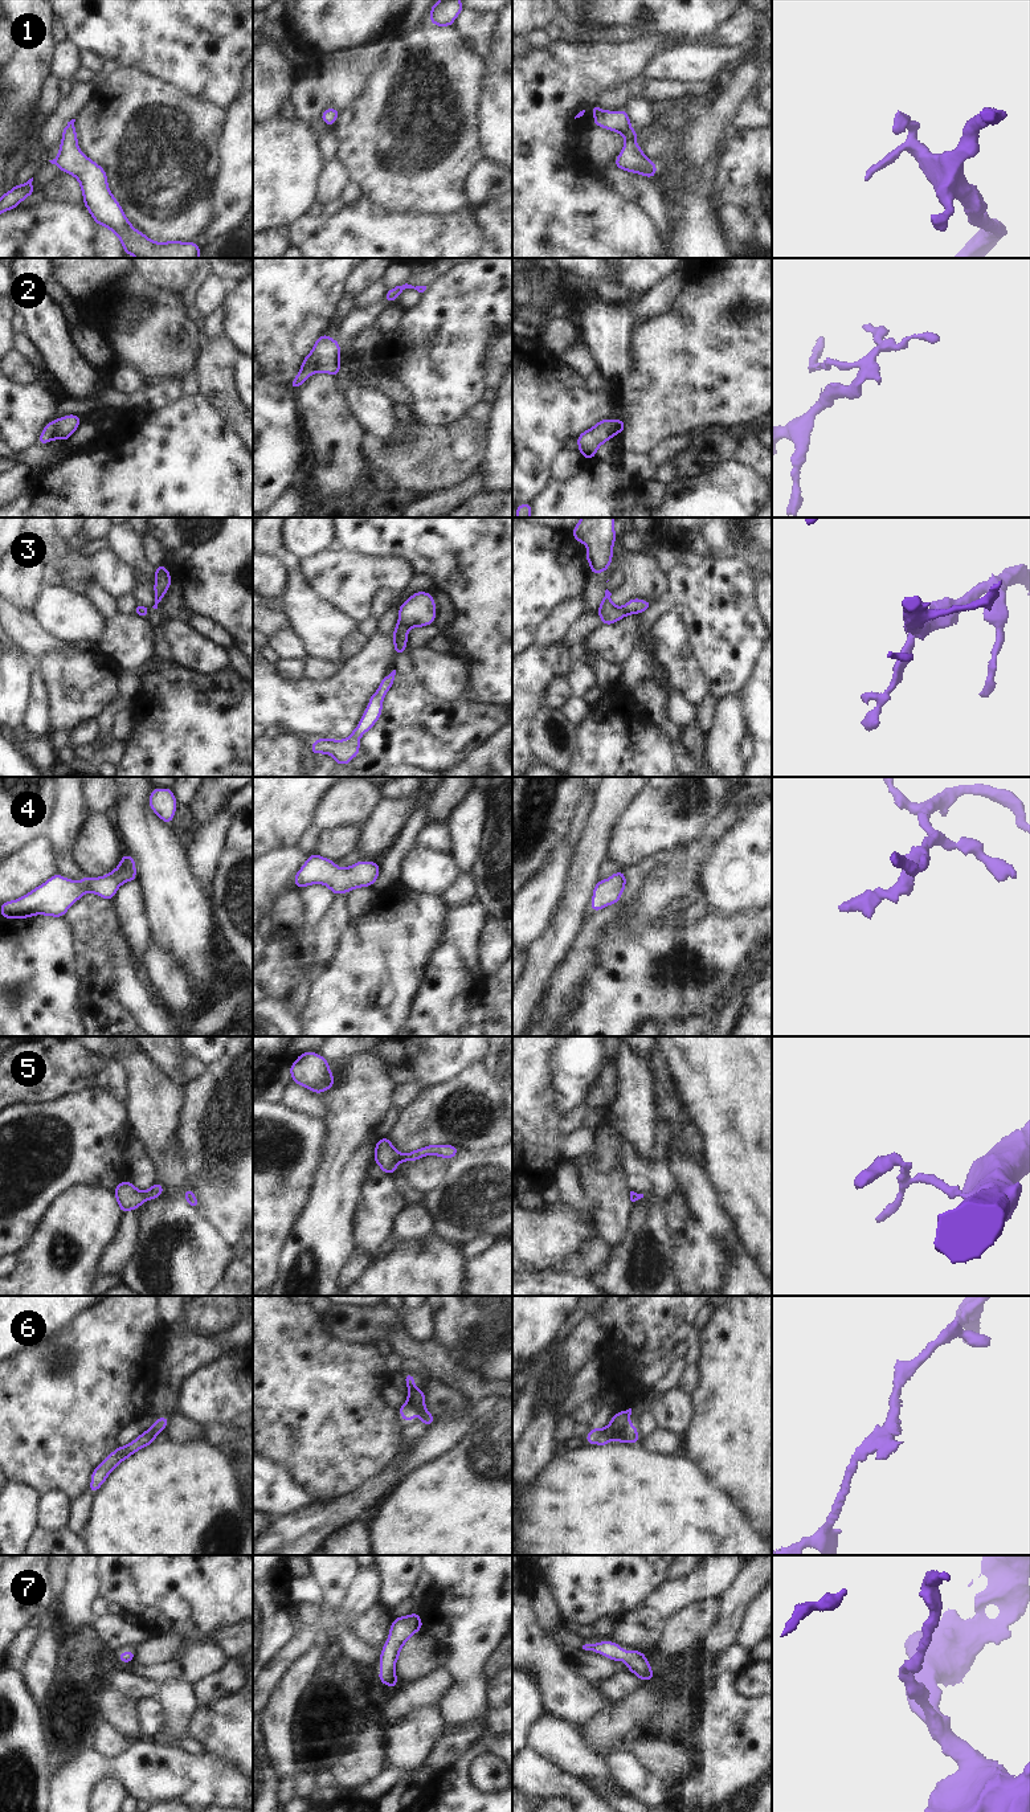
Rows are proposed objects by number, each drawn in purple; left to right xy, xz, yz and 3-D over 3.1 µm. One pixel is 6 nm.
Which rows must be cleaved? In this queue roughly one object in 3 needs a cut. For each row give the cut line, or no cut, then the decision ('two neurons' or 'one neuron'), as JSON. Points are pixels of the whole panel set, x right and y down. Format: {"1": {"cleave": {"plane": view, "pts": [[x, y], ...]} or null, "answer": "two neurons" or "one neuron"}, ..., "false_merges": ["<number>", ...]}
{"1": {"cleave": null, "answer": "one neuron"}, "2": {"cleave": {"plane": "xz", "pts": [[311, 352], [315, 360], [315, 371]]}, "answer": "two neurons"}, "3": {"cleave": null, "answer": "one neuron"}, "4": {"cleave": null, "answer": "one neuron"}, "5": {"cleave": null, "answer": "one neuron"}, "6": {"cleave": {"plane": "yz", "pts": [[629, 1424], [620, 1431], [608, 1427]]}, "answer": "two neurons"}, "7": {"cleave": null, "answer": "one neuron"}, "false_merges": ["2", "6"]}

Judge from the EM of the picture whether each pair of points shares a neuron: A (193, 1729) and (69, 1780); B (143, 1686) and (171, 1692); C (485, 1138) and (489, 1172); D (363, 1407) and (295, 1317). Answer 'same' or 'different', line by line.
A: different
B: different
C: different
D: same

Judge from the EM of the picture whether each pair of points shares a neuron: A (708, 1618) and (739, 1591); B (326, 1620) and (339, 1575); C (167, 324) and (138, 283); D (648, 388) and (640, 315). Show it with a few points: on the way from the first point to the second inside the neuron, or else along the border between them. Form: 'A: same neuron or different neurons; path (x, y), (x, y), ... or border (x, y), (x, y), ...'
A: different neurons; border (722, 1595), (718, 1622), (706, 1636)
B: different neurons; border (326, 1607), (338, 1610)
C: same neuron; path (164, 314), (164, 310), (148, 294)
D: different neurons; border (669, 307), (661, 314), (634, 326)

